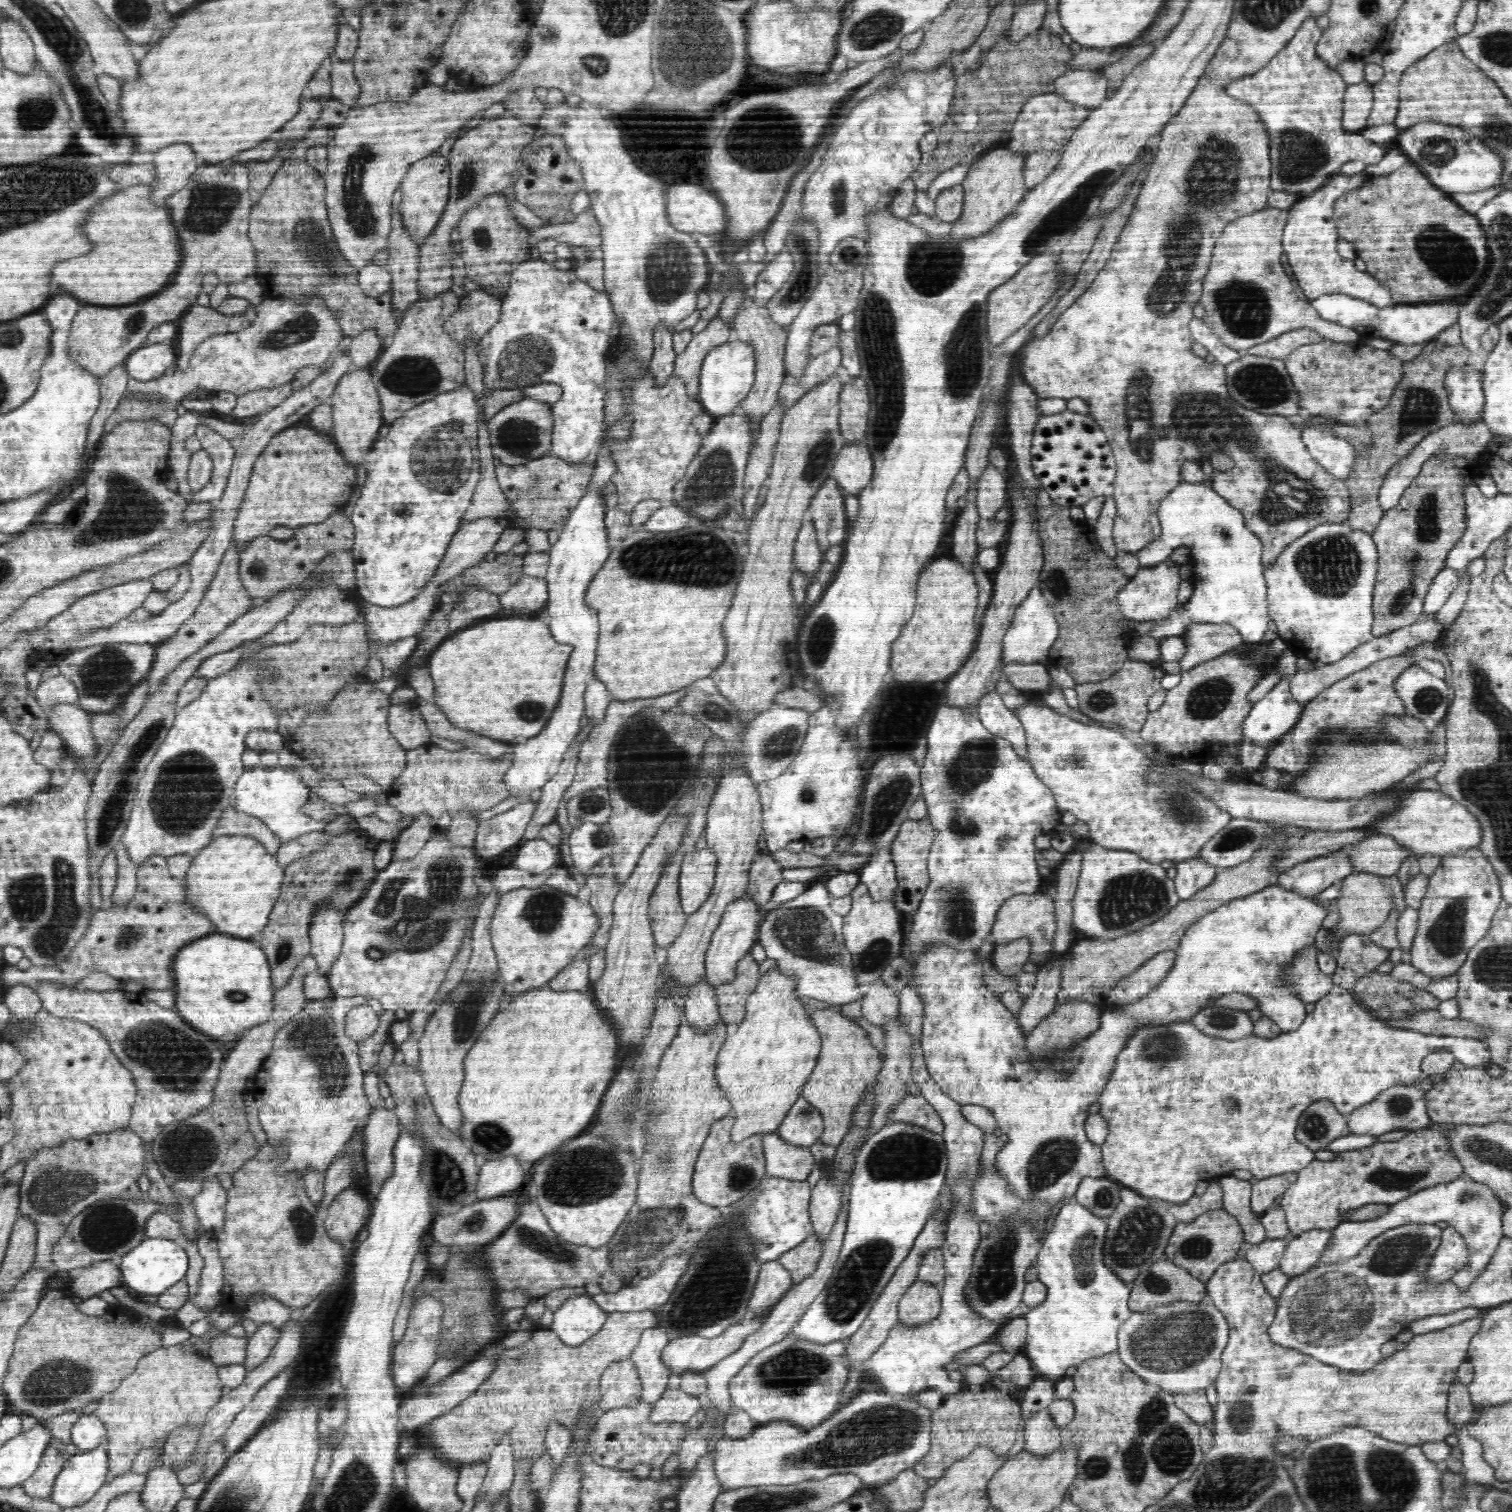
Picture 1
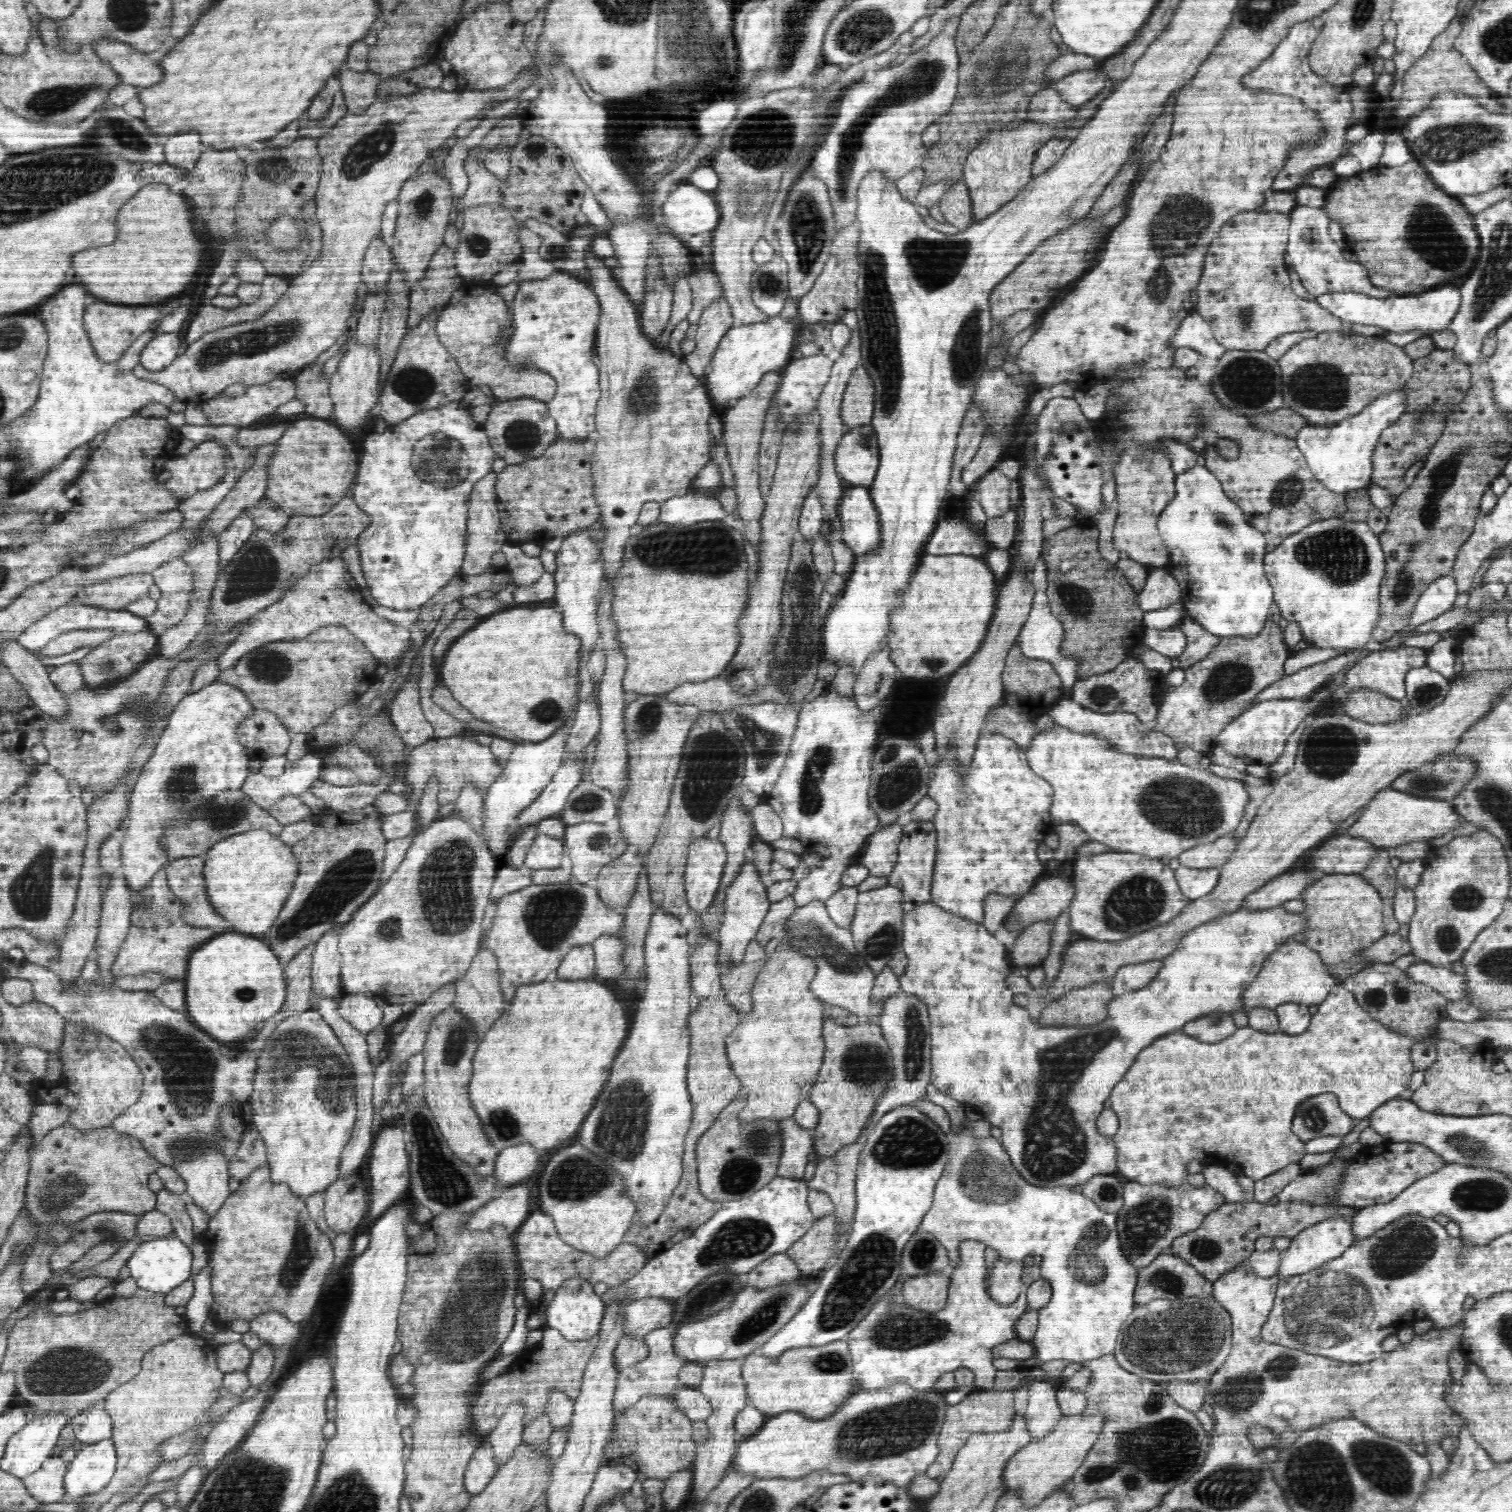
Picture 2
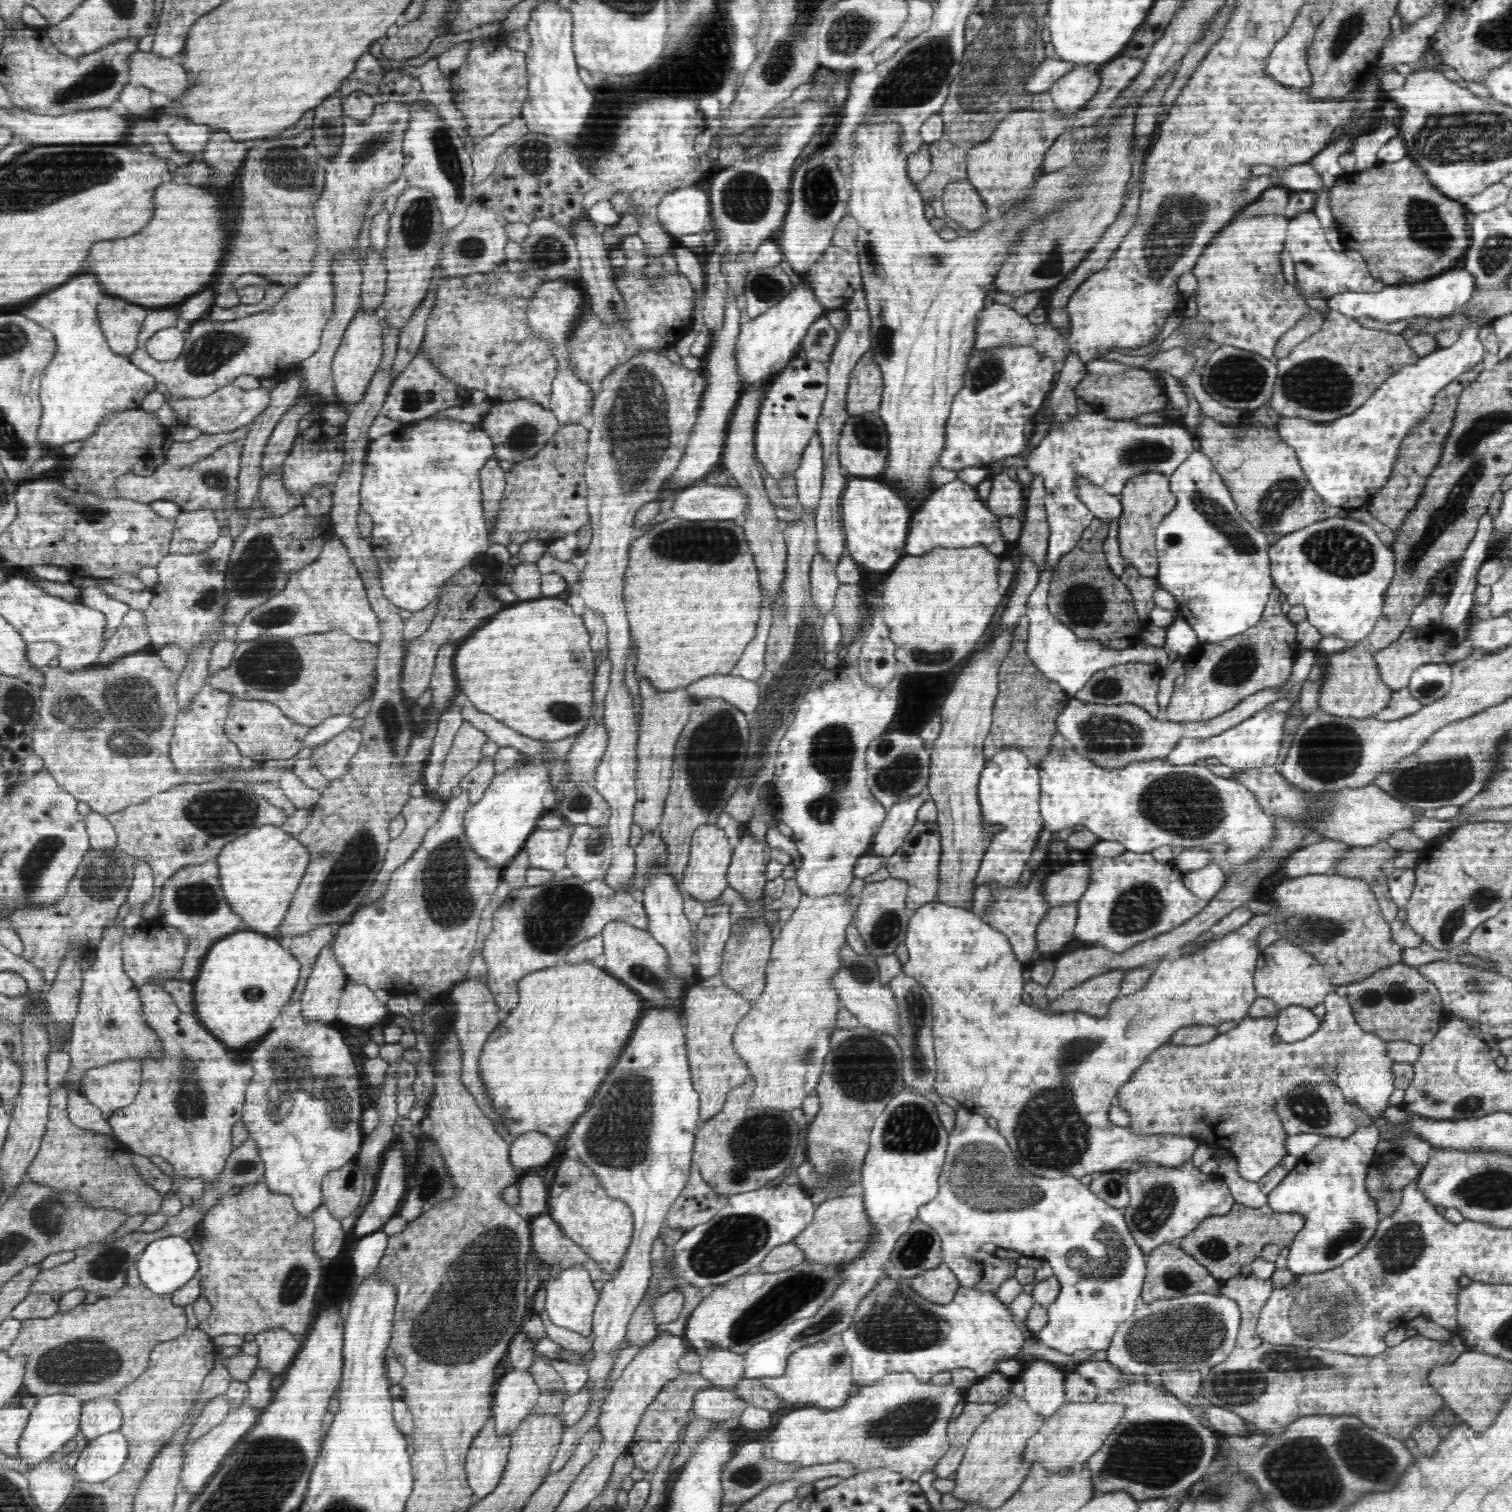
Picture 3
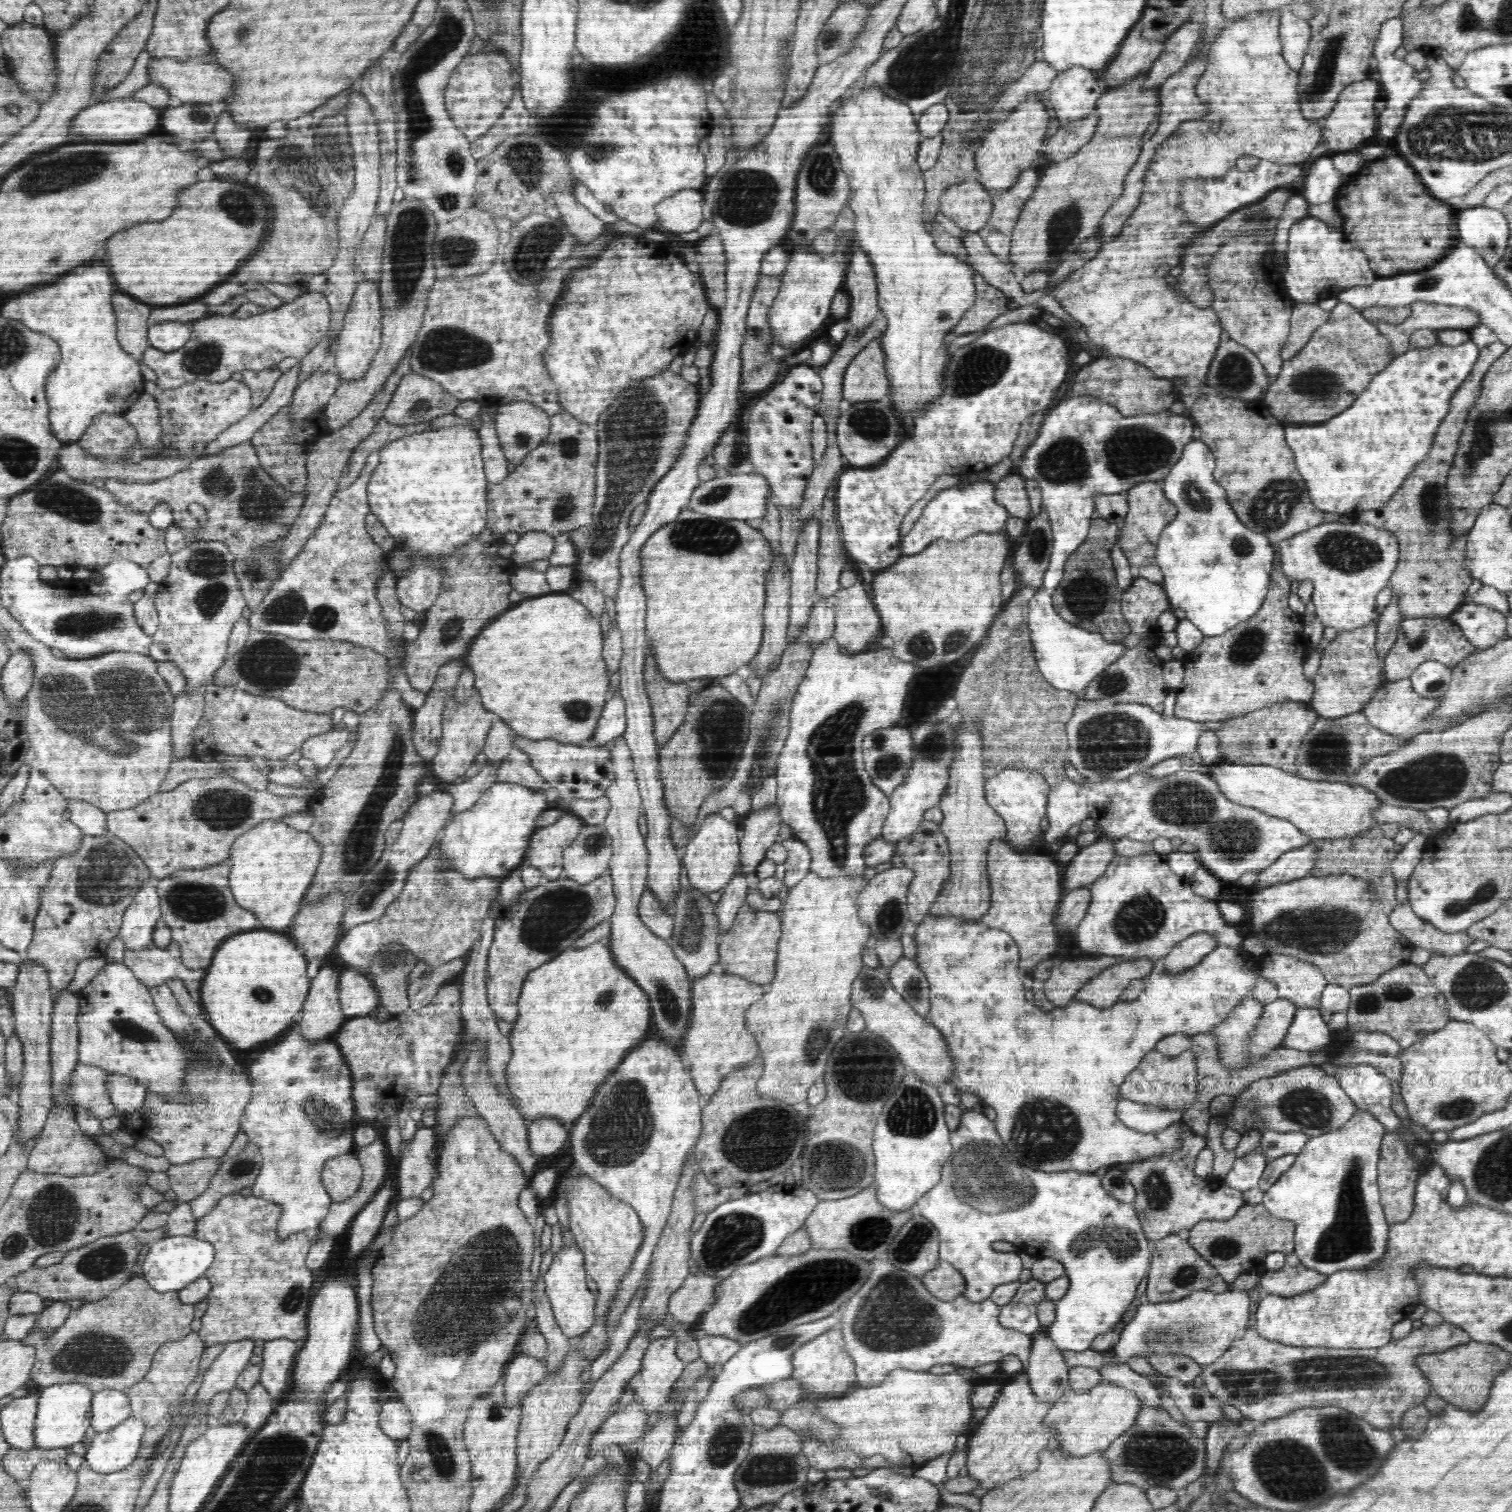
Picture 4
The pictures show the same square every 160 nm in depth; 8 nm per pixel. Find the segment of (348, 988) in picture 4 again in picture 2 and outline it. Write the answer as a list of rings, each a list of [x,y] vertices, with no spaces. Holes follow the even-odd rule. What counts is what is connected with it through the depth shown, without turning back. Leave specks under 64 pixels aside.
[[[344,993],[336,1000],[340,1016],[362,1033],[373,1031],[383,1019],[382,1009],[372,995]]]

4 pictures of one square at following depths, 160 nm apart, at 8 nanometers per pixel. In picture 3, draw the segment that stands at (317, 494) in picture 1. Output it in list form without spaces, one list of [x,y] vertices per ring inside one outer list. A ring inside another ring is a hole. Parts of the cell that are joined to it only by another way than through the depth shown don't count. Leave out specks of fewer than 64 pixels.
[[[324,419],[312,421],[309,428],[299,432],[294,448],[284,461],[282,480],[285,489],[289,492],[294,490],[302,492],[304,495],[310,488],[318,488],[318,486],[328,488],[331,485],[333,489],[344,467],[344,440],[346,440],[344,426],[329,426]]]

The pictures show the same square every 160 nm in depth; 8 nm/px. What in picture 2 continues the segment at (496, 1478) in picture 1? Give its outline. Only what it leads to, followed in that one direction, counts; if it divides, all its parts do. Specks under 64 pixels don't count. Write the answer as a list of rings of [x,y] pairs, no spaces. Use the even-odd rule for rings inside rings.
[[[512,1404],[506,1412],[506,1416],[502,1416],[498,1428],[490,1434],[492,1440],[492,1448],[496,1448],[496,1456],[498,1463],[504,1464],[512,1455],[512,1448],[517,1448],[520,1442],[520,1436],[523,1436],[522,1430],[522,1412],[524,1412],[524,1404]]]

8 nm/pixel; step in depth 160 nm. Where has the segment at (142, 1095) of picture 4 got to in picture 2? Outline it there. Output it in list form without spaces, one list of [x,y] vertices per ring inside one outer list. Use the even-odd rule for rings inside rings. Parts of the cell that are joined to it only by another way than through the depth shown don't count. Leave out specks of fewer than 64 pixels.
[[[75,1023],[66,1024],[66,1038],[60,1050],[47,1051],[50,1056],[47,1072],[31,1082],[29,1095],[34,1105],[56,1104],[68,1108],[67,1124],[80,1129],[112,1127],[112,1122],[132,1106],[142,1094],[143,1074],[136,1061],[119,1042],[104,1036],[100,1046],[84,1056],[75,1052],[81,1030]]]

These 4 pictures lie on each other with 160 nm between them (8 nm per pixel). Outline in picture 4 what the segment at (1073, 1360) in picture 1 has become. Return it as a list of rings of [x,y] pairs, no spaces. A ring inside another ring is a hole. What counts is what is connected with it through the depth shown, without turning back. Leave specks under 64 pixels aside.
[[[968,1110],[961,1116],[958,1128],[955,1131],[951,1131],[951,1148],[952,1155],[946,1164],[944,1164],[944,1167],[942,1167],[940,1183],[934,1185],[933,1188],[930,1189],[928,1193],[922,1195],[917,1202],[920,1215],[924,1216],[924,1218],[936,1227],[936,1230],[938,1231],[940,1260],[949,1262],[954,1268],[956,1268],[956,1270],[959,1270],[963,1274],[964,1279],[966,1279],[964,1295],[966,1295],[966,1298],[973,1303],[979,1303],[983,1300],[990,1299],[997,1287],[1019,1280],[1020,1272],[1024,1270],[1025,1266],[1018,1251],[1024,1251],[1035,1259],[1048,1256],[1048,1258],[1059,1260],[1064,1265],[1065,1274],[1070,1279],[1070,1288],[1060,1300],[1055,1301],[1055,1319],[1052,1324],[1048,1325],[1047,1335],[1062,1351],[1087,1351],[1092,1342],[1094,1342],[1096,1336],[1106,1334],[1112,1326],[1115,1326],[1121,1321],[1123,1315],[1128,1310],[1128,1306],[1130,1306],[1132,1300],[1134,1300],[1140,1282],[1142,1282],[1144,1276],[1148,1274],[1152,1252],[1150,1252],[1150,1248],[1148,1247],[1147,1237],[1143,1233],[1143,1222],[1136,1210],[1136,1205],[1116,1200],[1115,1197],[1110,1196],[1103,1188],[1103,1178],[1096,1176],[1094,1173],[1080,1173],[1077,1171],[1043,1172],[1026,1167],[1024,1164],[1020,1164],[1018,1160],[1013,1159],[1013,1156],[1005,1148],[1005,1143],[996,1130],[995,1121],[990,1121],[984,1113]],[[998,1240],[1002,1240],[1002,1242],[1010,1242],[1010,1244],[1014,1243],[1014,1246],[1018,1248],[1018,1251],[995,1251],[992,1249],[992,1243],[998,1242]]]

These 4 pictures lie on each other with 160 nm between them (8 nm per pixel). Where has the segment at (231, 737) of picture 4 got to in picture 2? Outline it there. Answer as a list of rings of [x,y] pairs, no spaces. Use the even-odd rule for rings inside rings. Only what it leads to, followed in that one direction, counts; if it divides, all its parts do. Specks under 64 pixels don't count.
[[[259,709],[240,722],[237,736],[247,756],[261,761],[270,756],[286,754],[293,739],[274,713]]]

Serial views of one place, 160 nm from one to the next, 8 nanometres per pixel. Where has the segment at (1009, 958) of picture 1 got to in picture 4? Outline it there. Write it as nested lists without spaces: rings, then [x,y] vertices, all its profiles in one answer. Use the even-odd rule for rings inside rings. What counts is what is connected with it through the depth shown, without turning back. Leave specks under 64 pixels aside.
[[[1082,885],[1080,888],[1070,889],[1068,893],[1065,893],[1059,904],[1058,916],[1056,916],[1057,932],[1060,934],[1074,931],[1085,916],[1090,902],[1090,885]]]

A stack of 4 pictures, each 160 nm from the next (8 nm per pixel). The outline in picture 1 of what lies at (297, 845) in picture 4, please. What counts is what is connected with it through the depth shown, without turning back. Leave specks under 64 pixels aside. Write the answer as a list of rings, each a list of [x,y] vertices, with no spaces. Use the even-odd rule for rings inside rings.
[[[224,835],[210,840],[202,850],[193,855],[193,863],[183,882],[187,888],[188,901],[192,903],[192,907],[196,905],[198,909],[204,908],[200,911],[212,921],[216,932],[248,939],[267,926],[269,916],[282,894],[284,878],[285,871],[279,864],[278,857],[268,851],[262,841],[254,836]]]

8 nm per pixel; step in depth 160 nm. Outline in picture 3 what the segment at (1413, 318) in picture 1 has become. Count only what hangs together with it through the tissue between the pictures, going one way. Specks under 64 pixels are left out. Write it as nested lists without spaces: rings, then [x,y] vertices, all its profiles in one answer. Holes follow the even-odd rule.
[[[1454,268],[1438,278],[1430,278],[1428,282],[1418,284],[1398,284],[1398,286],[1384,286],[1380,292],[1341,292],[1327,298],[1327,306],[1330,309],[1339,309],[1348,316],[1370,316],[1381,322],[1397,322],[1416,318],[1418,316],[1435,315],[1441,316],[1452,312],[1453,309],[1461,308],[1472,298],[1476,288],[1476,276],[1466,268]]]

